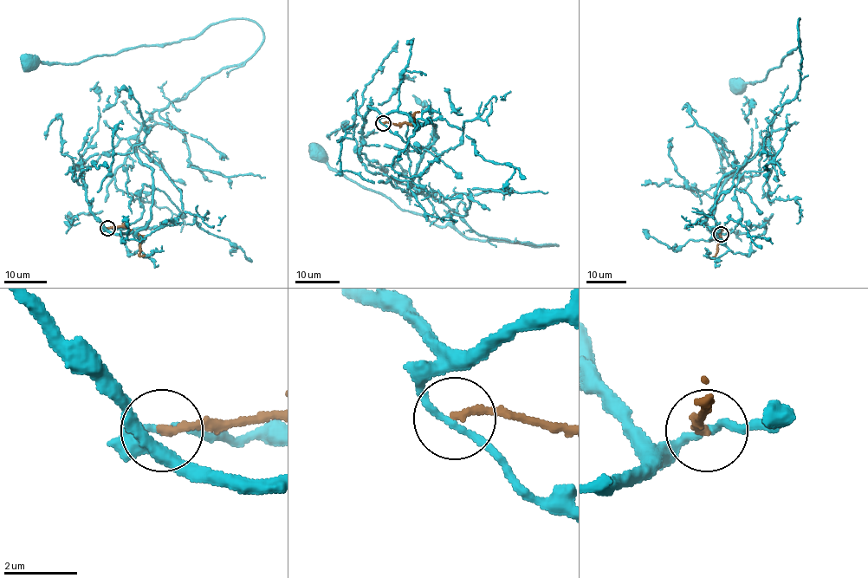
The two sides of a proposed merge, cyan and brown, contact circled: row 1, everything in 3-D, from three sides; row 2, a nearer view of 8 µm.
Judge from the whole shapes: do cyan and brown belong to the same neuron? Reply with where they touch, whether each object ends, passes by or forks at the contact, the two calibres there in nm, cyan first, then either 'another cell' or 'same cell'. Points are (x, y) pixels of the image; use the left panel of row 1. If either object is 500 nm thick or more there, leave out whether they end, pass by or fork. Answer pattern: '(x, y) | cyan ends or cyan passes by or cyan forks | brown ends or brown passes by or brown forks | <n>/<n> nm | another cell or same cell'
(107, 228) | cyan passes by | brown ends | 170/220 nm | another cell

